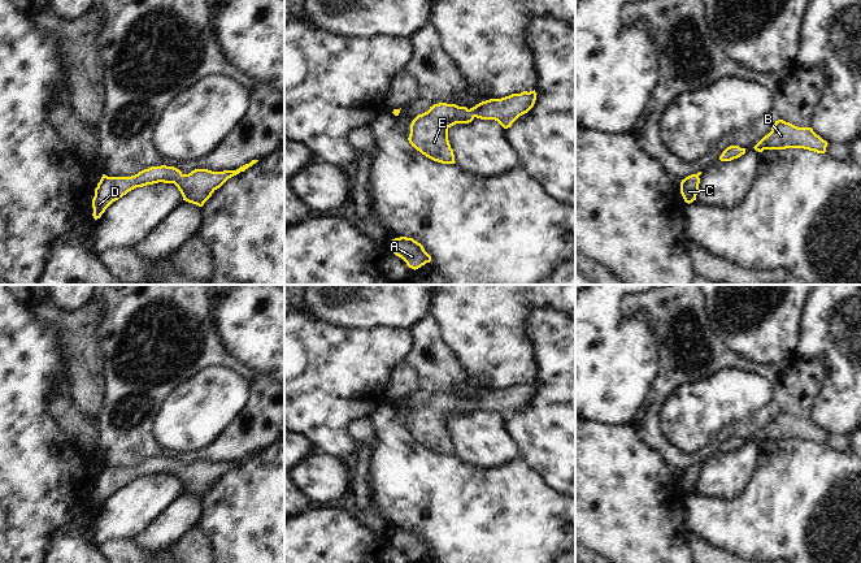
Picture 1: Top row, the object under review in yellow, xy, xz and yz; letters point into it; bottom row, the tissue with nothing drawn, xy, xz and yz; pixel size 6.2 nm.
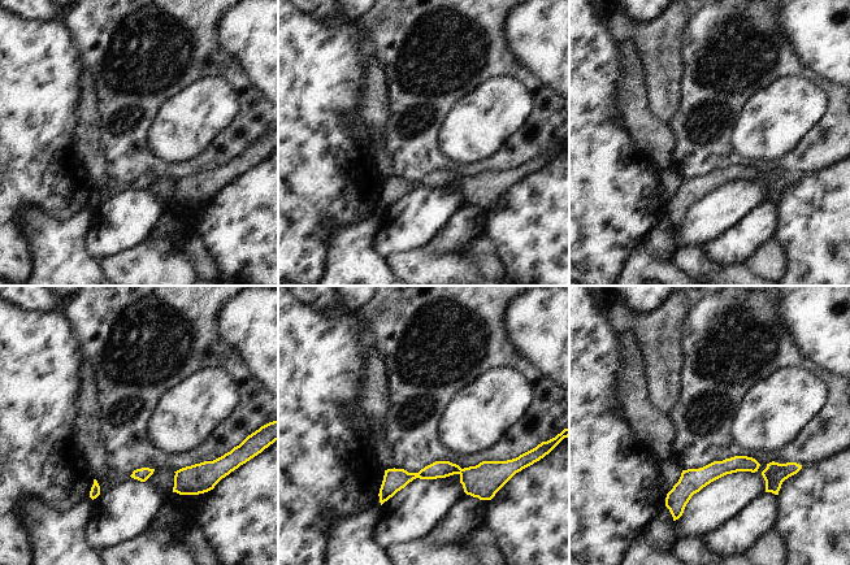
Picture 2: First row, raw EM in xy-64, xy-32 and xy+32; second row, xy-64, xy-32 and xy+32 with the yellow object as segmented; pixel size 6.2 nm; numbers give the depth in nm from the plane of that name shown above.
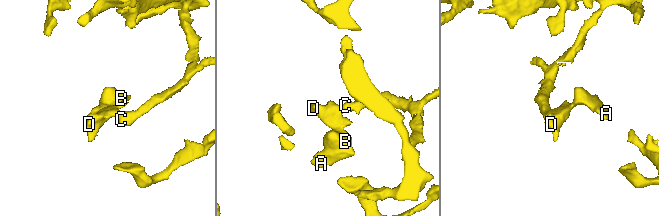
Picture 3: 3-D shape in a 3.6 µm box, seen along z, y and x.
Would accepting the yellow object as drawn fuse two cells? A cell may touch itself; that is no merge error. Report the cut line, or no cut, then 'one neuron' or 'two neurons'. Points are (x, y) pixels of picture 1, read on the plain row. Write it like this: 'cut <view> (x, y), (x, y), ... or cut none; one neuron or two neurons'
cut none; one neuron

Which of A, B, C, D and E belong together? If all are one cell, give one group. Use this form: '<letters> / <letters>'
A B C D E

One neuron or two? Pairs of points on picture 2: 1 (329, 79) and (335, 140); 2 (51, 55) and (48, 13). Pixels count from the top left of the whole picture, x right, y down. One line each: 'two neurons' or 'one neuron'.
1: one neuron
2: two neurons

